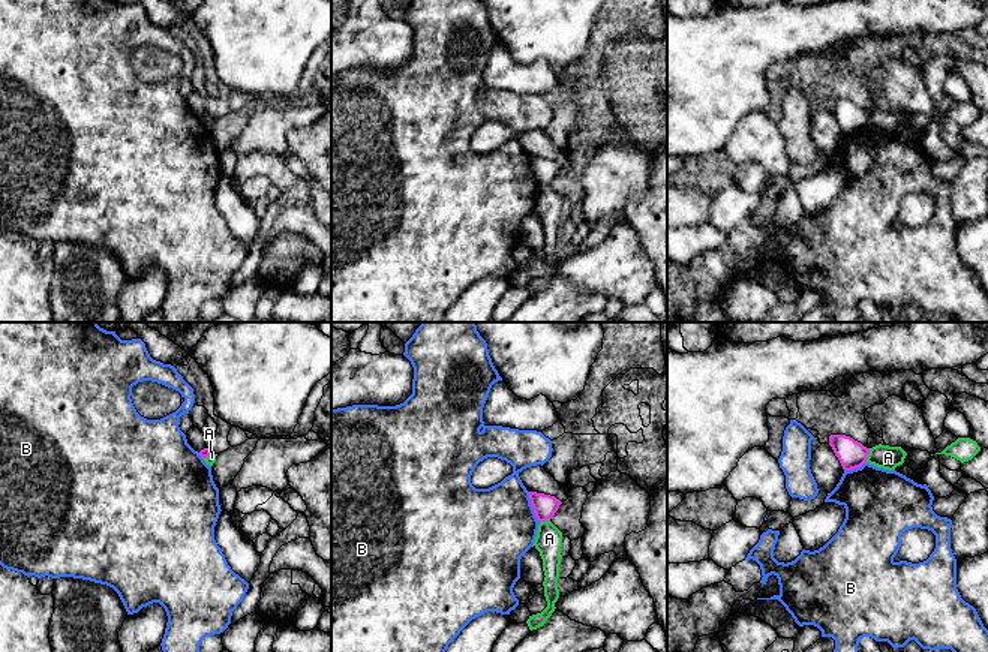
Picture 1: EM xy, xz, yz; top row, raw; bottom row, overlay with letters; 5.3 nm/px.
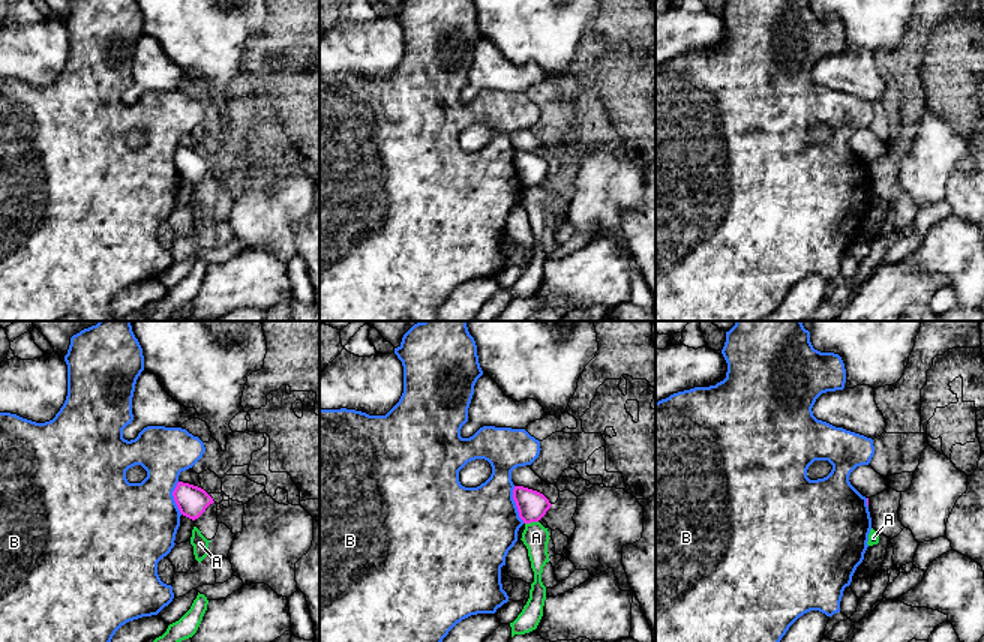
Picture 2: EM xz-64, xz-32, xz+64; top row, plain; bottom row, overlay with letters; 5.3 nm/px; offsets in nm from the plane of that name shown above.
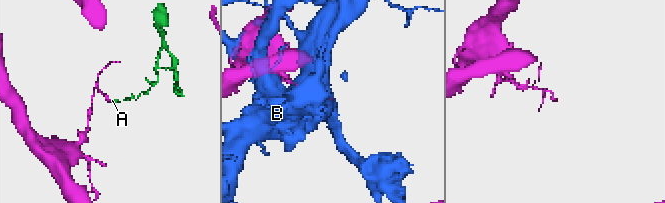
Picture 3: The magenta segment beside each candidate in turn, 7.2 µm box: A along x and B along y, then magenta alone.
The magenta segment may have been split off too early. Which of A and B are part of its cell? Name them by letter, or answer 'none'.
none

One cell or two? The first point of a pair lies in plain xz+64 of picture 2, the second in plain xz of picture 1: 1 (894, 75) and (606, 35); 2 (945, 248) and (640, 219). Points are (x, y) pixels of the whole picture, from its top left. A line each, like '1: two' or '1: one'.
1: one
2: two

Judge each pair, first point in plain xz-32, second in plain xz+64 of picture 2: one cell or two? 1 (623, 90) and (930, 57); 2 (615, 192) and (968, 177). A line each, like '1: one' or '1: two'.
1: one
2: two

